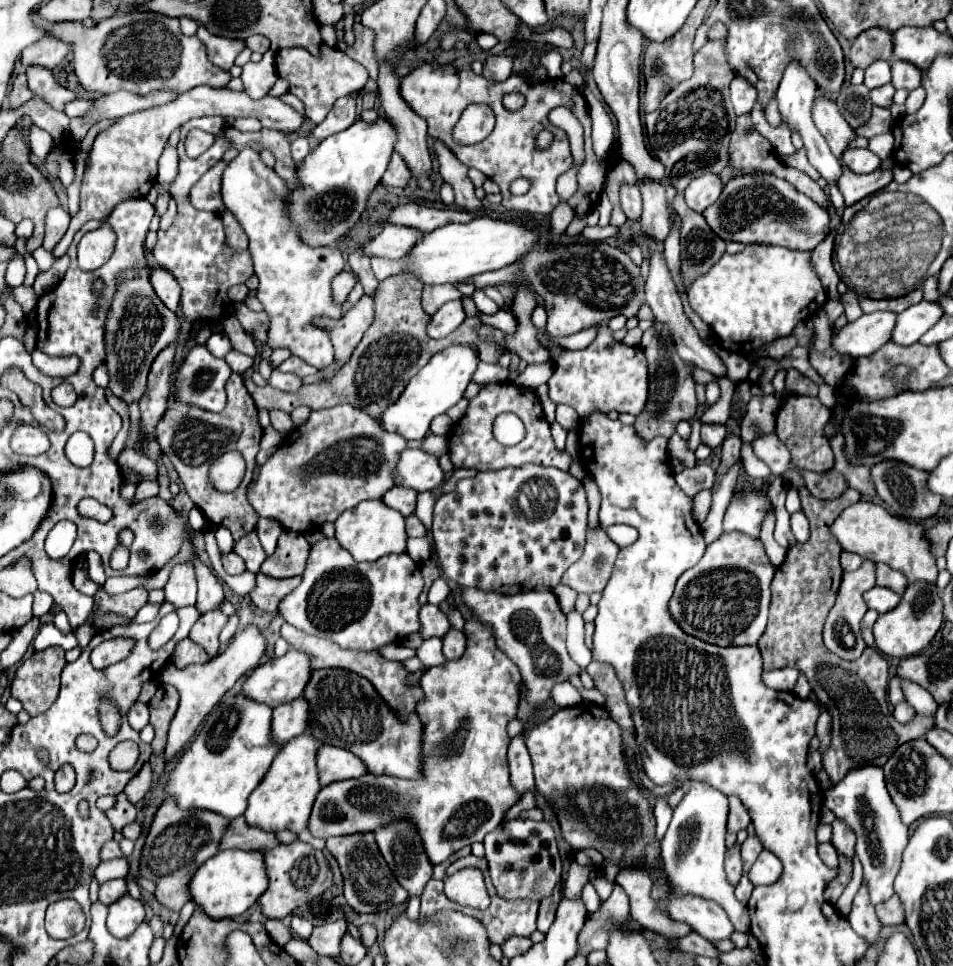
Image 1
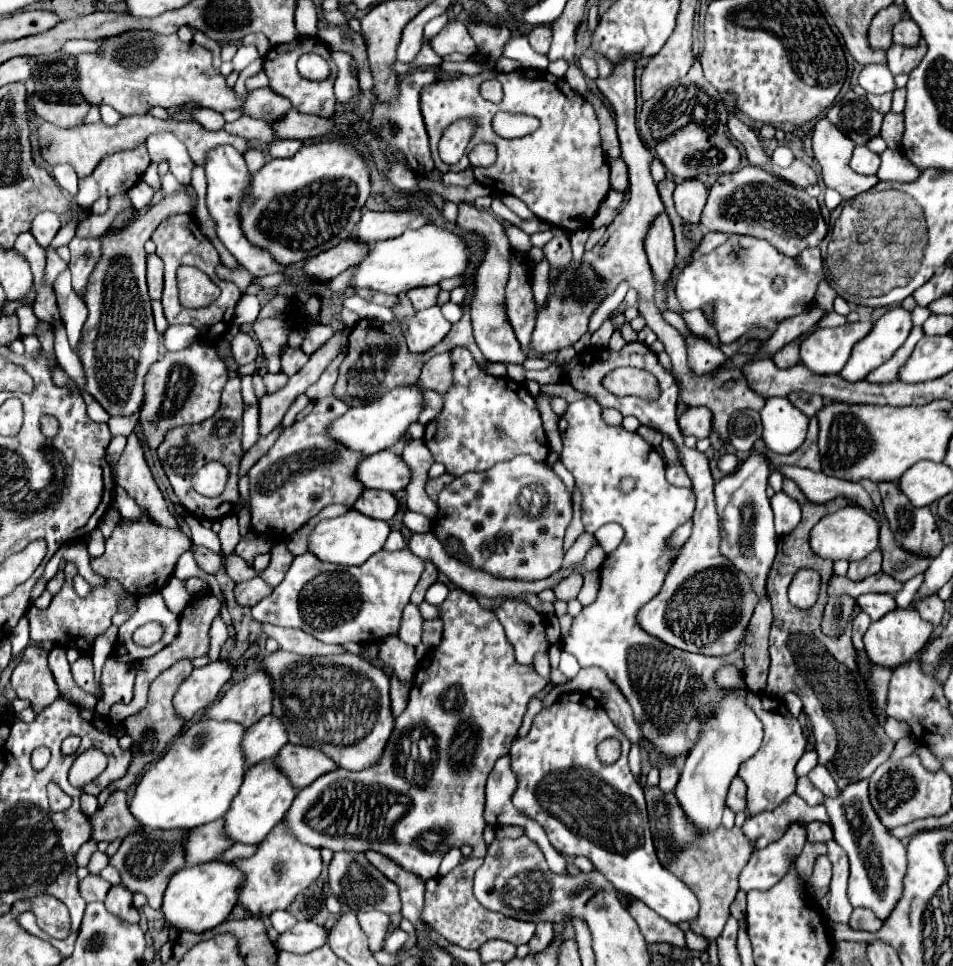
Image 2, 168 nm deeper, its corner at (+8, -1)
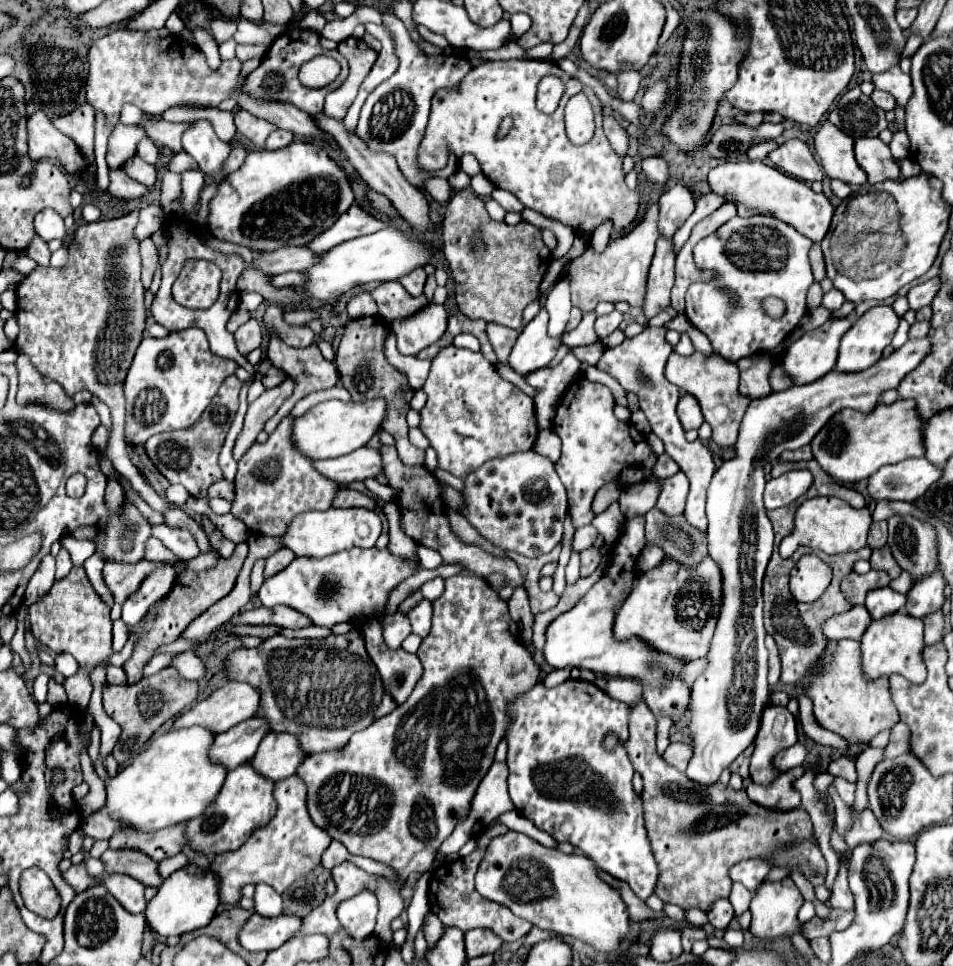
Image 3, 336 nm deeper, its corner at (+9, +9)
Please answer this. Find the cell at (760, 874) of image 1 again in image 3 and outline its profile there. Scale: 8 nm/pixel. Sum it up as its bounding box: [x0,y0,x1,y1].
[729,859,773,891]

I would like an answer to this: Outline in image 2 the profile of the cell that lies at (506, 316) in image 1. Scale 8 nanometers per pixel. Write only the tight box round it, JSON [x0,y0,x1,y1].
[442,301,462,323]

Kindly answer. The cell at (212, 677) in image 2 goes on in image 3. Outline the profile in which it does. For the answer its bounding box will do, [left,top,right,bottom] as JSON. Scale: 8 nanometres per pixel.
[173,651,207,681]

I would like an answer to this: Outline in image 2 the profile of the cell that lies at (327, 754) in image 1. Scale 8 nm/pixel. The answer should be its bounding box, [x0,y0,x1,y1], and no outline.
[274,743,336,789]

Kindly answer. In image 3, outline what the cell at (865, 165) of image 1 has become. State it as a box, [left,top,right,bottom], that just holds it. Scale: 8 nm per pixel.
[855,137,901,183]

